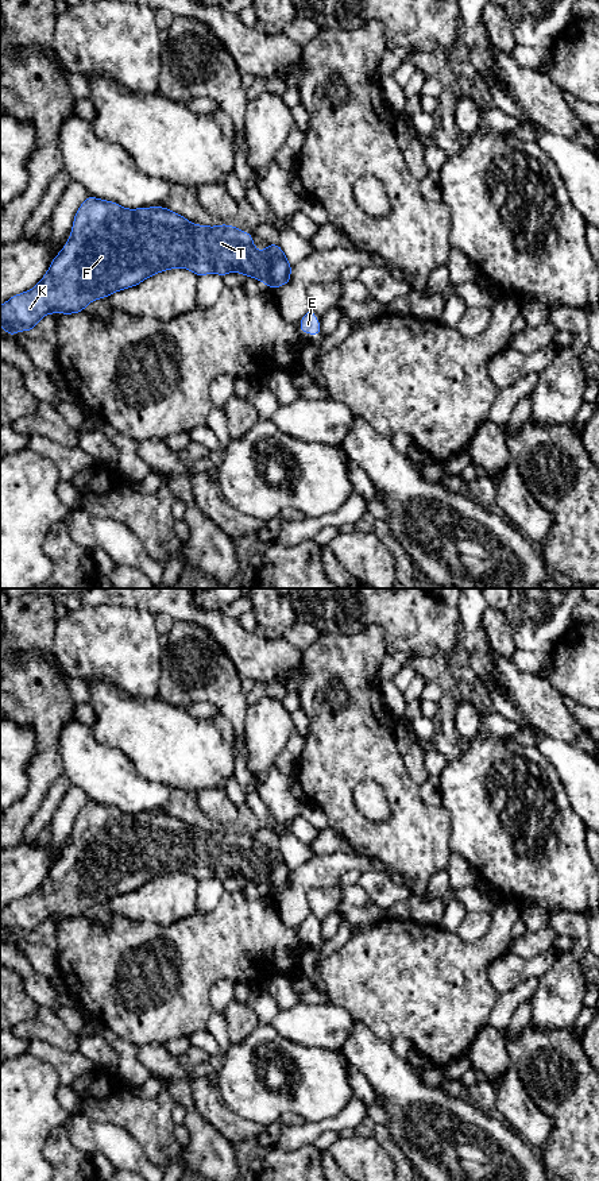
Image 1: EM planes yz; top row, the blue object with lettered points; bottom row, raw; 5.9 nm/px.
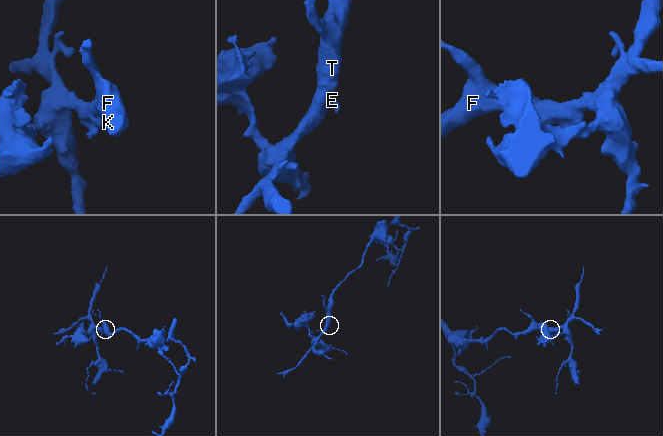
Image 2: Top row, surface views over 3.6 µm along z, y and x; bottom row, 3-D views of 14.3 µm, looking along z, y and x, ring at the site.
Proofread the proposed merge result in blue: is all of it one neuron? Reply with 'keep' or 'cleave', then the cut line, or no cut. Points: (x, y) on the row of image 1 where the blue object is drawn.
keep; cut none

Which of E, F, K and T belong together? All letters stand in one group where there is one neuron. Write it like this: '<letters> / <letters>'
E F K T

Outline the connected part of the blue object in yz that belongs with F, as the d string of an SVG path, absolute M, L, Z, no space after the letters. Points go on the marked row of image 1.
M89 194L74 216L70 239L62 251L54 256L42 281L31 290L11 297L0 306L0 325L7 329L4 335L15 336L18 331L31 332L45 314L54 312L62 314L80 313L97 298L136 286L146 278L174 267L186 267L198 277L209 273L224 277L231 271L237 271L246 277L260 279L274 290L290 282L293 266L287 262L279 244L267 244L266 251L259 252L252 244L252 238L251 234L227 224L219 227L194 225L181 215L162 207L124 209L116 202L98 200Z

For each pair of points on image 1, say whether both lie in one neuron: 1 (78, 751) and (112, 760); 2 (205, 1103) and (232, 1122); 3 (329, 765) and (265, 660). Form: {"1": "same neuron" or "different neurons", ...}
{"1": "same neuron", "2": "same neuron", "3": "different neurons"}

